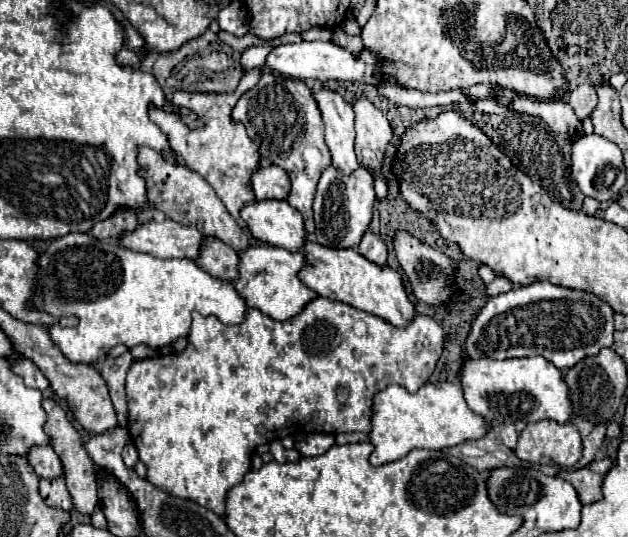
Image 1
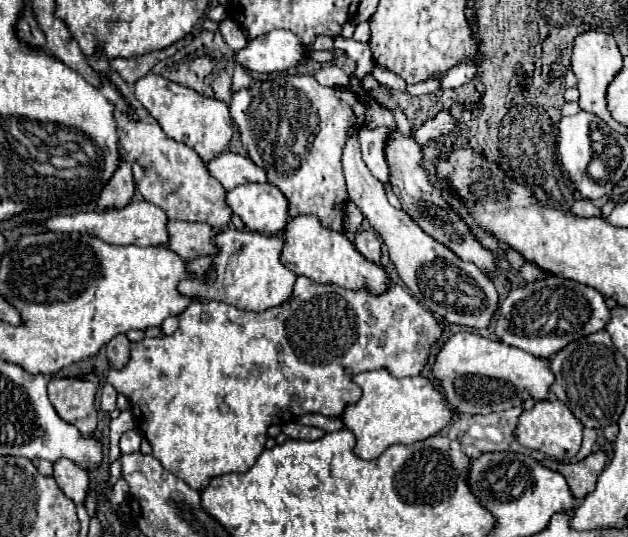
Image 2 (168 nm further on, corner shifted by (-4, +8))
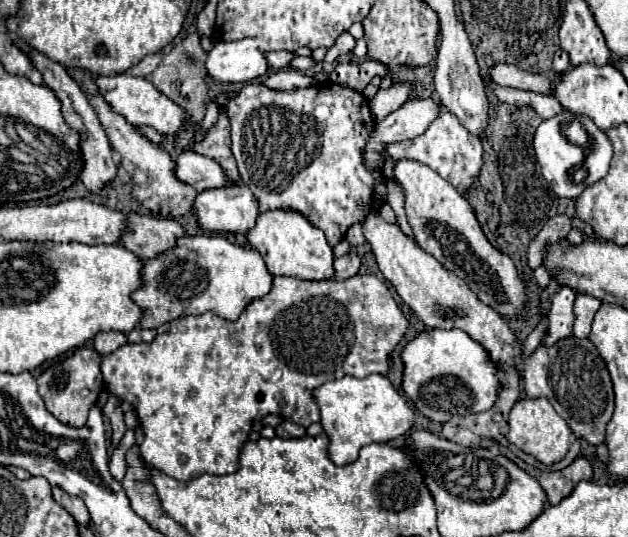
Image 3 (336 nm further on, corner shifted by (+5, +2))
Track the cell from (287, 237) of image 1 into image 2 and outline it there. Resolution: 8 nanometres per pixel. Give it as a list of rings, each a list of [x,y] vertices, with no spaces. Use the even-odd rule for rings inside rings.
[[[243,184],[225,194],[225,202],[251,232],[277,234],[285,228],[287,198],[273,184]]]

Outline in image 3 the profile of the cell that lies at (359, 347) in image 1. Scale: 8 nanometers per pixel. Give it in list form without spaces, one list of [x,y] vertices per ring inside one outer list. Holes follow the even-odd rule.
[[[274,276],[274,286],[268,296],[254,300],[236,322],[218,318],[214,312],[204,312],[200,316],[180,316],[170,322],[170,330],[166,334],[158,334],[152,342],[142,344],[124,344],[116,352],[102,358],[100,370],[104,376],[104,386],[110,394],[120,396],[122,400],[128,400],[132,408],[136,410],[138,422],[144,430],[144,442],[140,446],[140,458],[154,470],[164,472],[170,478],[176,480],[190,480],[198,478],[202,474],[232,474],[240,466],[240,450],[248,442],[248,436],[252,432],[252,420],[262,420],[268,414],[280,414],[290,422],[296,422],[304,428],[308,428],[314,422],[320,422],[320,410],[314,402],[314,390],[322,386],[328,380],[342,378],[342,376],[370,376],[370,374],[384,374],[390,372],[390,356],[400,344],[400,340],[408,334],[410,322],[402,314],[398,302],[394,300],[388,286],[378,280],[376,276],[360,276],[348,280],[320,280],[320,282],[306,282],[300,278],[288,278],[288,276]]]

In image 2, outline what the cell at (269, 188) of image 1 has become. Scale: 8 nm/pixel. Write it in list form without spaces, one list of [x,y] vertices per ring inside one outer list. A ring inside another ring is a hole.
[[[221,152],[209,162],[205,162],[207,172],[221,182],[225,190],[237,188],[247,182],[267,182],[267,176],[263,176],[261,168],[255,168],[251,158],[239,156],[233,152]]]

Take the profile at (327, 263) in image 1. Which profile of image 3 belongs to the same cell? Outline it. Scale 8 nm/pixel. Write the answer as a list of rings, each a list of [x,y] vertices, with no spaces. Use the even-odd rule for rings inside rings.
[[[270,210],[258,216],[256,226],[246,234],[250,246],[258,250],[272,276],[294,276],[302,280],[334,278],[334,252],[326,236],[294,210]]]

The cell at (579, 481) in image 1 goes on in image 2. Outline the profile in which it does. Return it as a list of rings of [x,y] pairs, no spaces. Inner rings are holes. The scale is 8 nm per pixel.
[[[601,450],[591,452],[585,460],[575,462],[575,464],[561,464],[557,460],[551,460],[551,458],[541,460],[543,466],[547,466],[547,468],[565,476],[565,480],[569,484],[569,490],[571,490],[571,494],[575,496],[577,502],[581,502],[587,494],[591,494],[595,490],[597,476],[605,468],[605,462],[607,462],[607,456]]]

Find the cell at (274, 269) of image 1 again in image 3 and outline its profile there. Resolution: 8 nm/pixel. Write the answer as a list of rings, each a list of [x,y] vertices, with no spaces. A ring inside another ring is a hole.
[[[196,234],[196,236],[178,238],[174,250],[144,262],[142,276],[144,276],[144,286],[132,294],[132,300],[140,308],[150,310],[152,316],[142,318],[140,328],[158,328],[160,324],[182,316],[182,312],[184,314],[214,312],[224,320],[238,320],[242,310],[246,310],[246,306],[254,302],[254,298],[264,298],[272,290],[272,274],[266,270],[266,264],[258,254],[258,250],[250,246],[230,244],[228,238],[214,236],[214,234],[200,234],[200,236]]]

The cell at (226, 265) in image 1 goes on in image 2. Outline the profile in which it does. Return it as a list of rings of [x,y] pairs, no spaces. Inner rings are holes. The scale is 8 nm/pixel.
[[[169,220],[167,234],[169,234],[169,242],[165,246],[183,260],[215,254],[215,246],[211,244],[215,230],[209,224]]]

